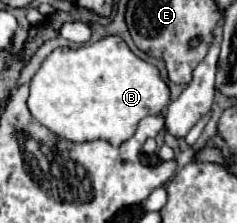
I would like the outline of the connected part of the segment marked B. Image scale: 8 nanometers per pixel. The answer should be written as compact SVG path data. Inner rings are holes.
M104 37L96 43L70 49L60 47L54 49L36 75L30 81L30 95L28 95L28 109L32 117L48 127L58 137L72 141L72 143L84 143L84 141L96 141L106 139L112 145L120 145L126 139L130 139L136 131L136 125L140 119L148 115L158 115L168 105L170 91L166 83L160 79L158 69L140 57L136 57L128 45L120 37Z

